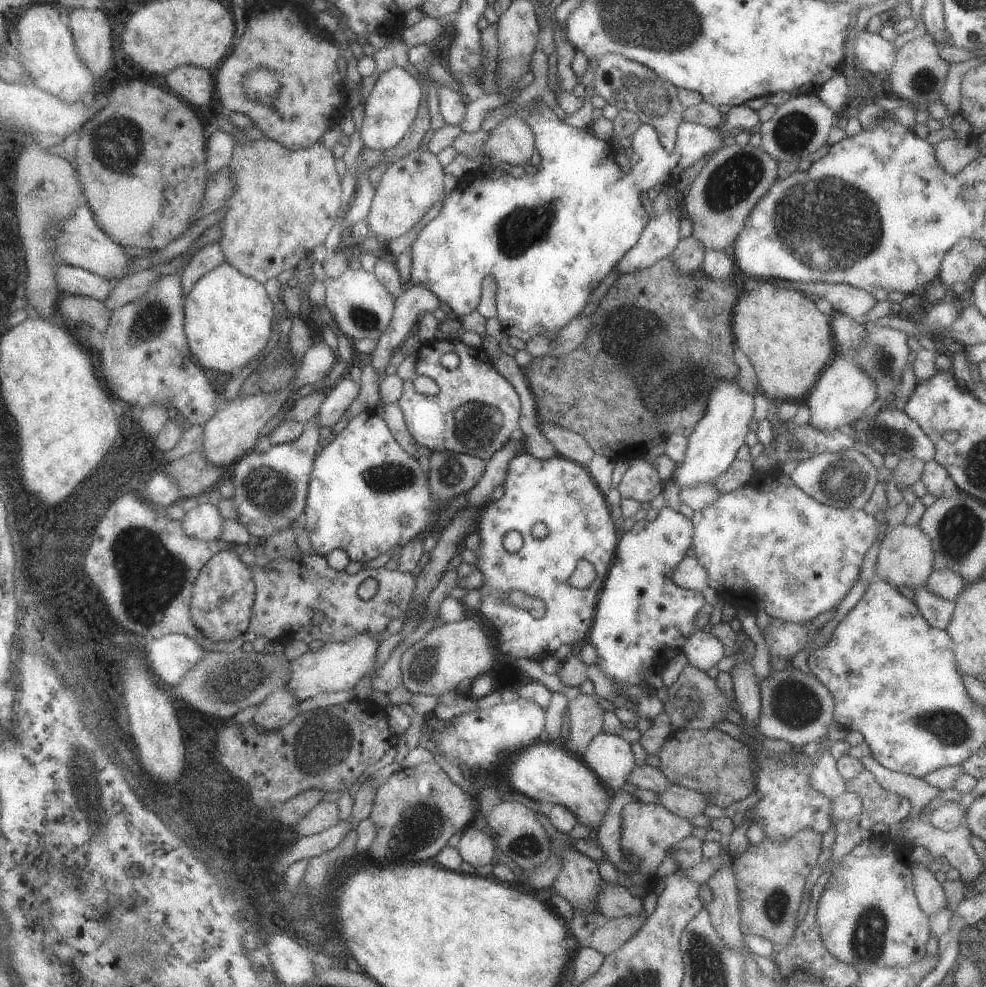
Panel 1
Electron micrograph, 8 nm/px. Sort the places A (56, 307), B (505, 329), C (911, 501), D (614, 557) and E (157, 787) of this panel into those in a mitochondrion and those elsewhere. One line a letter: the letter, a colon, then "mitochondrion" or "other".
A: other
B: other
C: other
D: other
E: other

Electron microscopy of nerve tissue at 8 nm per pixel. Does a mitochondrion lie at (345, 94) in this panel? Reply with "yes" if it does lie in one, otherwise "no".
no

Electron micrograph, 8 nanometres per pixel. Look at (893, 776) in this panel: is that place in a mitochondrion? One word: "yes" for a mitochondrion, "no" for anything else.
no

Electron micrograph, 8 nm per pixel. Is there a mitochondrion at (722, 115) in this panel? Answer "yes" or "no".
no

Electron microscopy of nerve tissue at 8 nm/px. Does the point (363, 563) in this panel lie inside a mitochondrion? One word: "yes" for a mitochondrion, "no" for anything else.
no

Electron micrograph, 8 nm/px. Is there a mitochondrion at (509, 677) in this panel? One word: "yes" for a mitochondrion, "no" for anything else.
no

